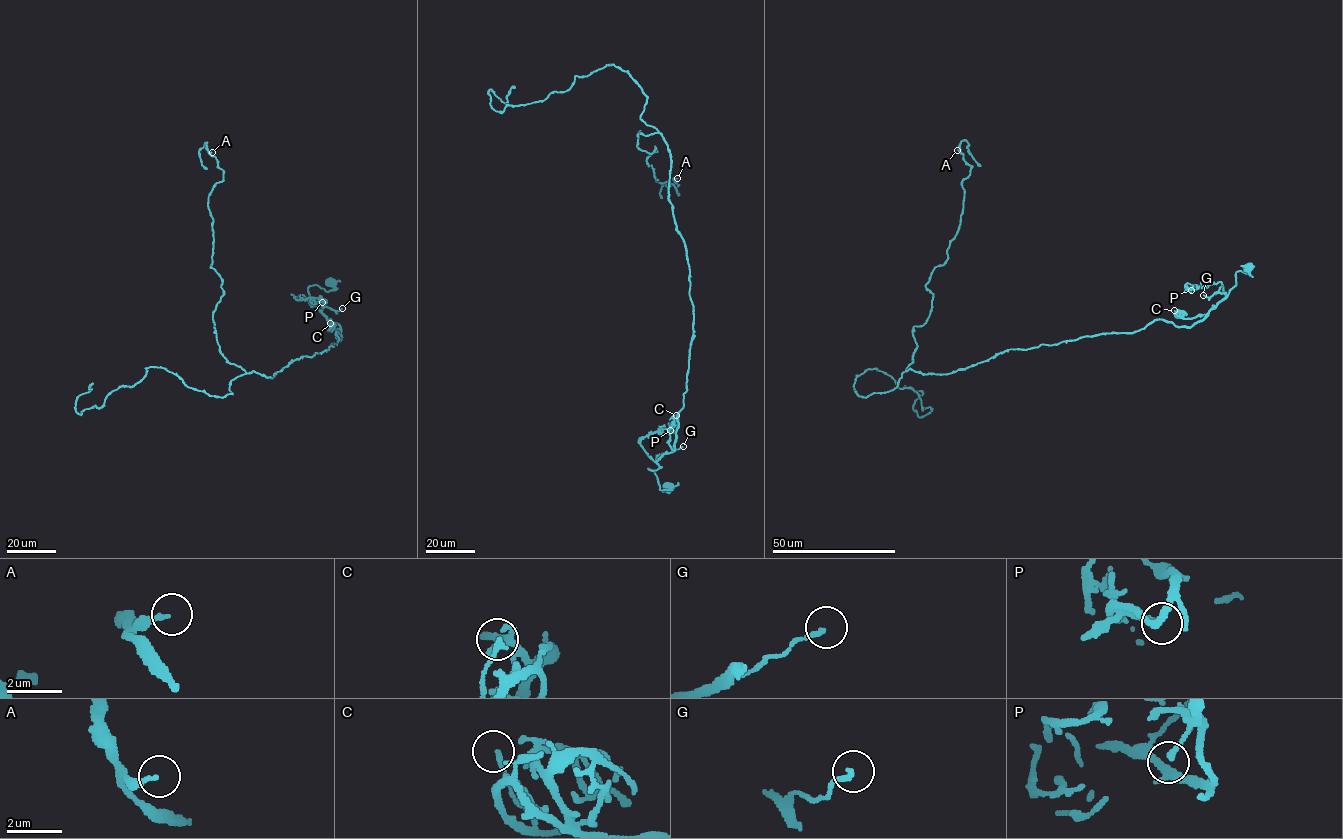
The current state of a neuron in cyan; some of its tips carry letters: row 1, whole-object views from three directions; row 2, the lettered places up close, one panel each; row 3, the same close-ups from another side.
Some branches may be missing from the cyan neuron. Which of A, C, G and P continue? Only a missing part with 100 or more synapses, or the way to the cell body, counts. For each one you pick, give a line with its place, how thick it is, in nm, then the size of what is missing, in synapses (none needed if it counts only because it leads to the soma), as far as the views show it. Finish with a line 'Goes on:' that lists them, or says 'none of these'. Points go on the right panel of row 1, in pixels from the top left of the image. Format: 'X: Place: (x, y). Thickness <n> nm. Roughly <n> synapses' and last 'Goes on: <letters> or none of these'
Goes on: none of these

